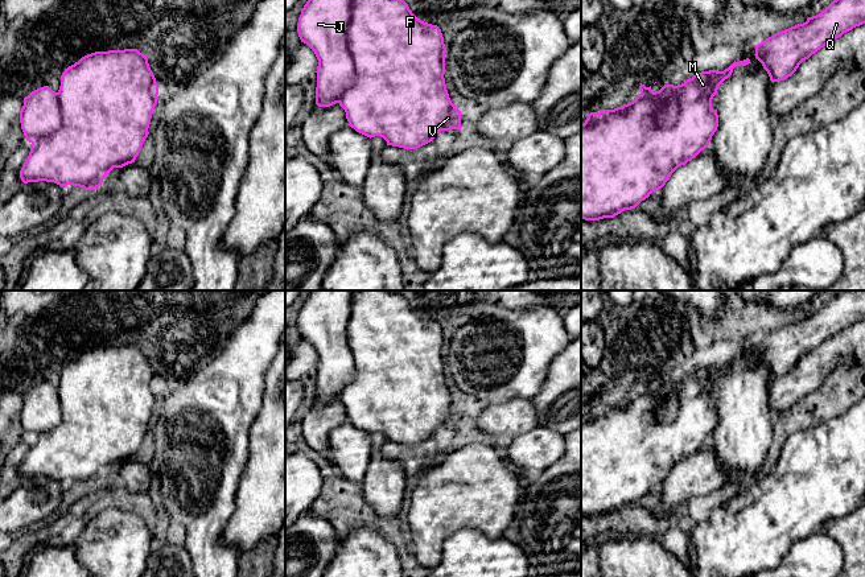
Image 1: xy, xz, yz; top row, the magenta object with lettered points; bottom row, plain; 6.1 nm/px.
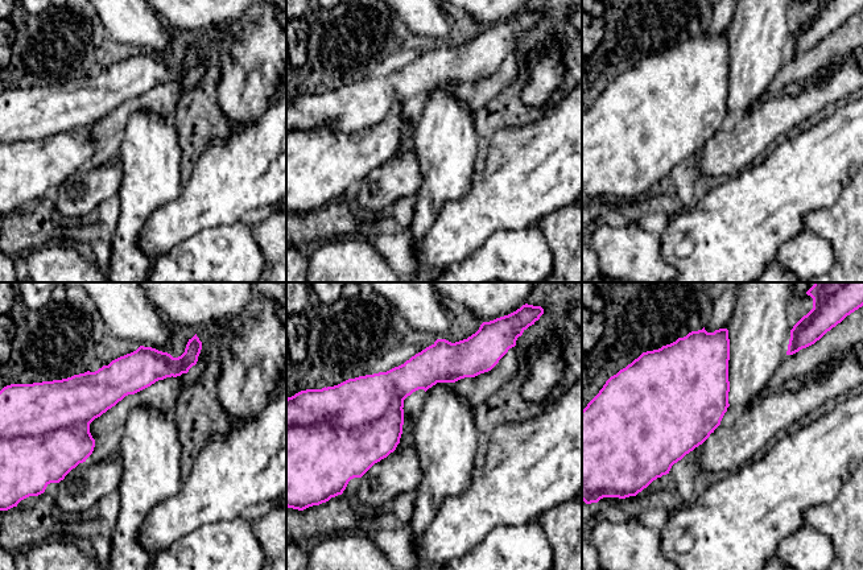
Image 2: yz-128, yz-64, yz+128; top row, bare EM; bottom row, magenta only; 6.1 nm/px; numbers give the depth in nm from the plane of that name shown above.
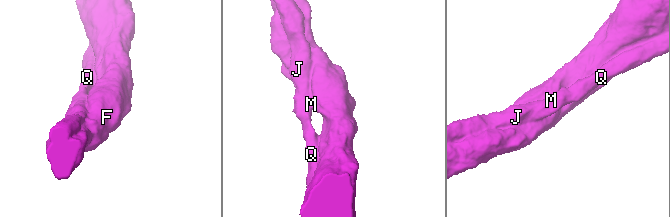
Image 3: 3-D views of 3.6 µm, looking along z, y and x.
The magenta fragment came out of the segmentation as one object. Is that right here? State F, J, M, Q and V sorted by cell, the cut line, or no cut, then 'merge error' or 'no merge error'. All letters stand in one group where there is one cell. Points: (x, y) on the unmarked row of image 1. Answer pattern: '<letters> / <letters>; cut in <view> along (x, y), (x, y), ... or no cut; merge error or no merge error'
F J M Q V; no cut; no merge error

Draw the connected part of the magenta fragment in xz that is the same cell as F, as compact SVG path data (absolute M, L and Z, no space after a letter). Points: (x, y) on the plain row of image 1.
M310 290L297 329L318 355L316 400L338 399L357 428L417 445L441 426L461 426L461 407L452 399L444 374L441 325L417 314L404 296L392 290Z

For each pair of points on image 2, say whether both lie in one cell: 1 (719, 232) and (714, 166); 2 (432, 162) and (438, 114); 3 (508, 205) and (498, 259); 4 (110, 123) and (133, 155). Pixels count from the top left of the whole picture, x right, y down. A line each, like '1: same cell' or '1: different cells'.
1: different cells
2: same cell
3: different cells
4: different cells

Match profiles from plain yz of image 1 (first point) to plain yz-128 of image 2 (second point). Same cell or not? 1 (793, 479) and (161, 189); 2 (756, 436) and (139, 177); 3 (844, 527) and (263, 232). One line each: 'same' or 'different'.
1: different
2: same
3: same

